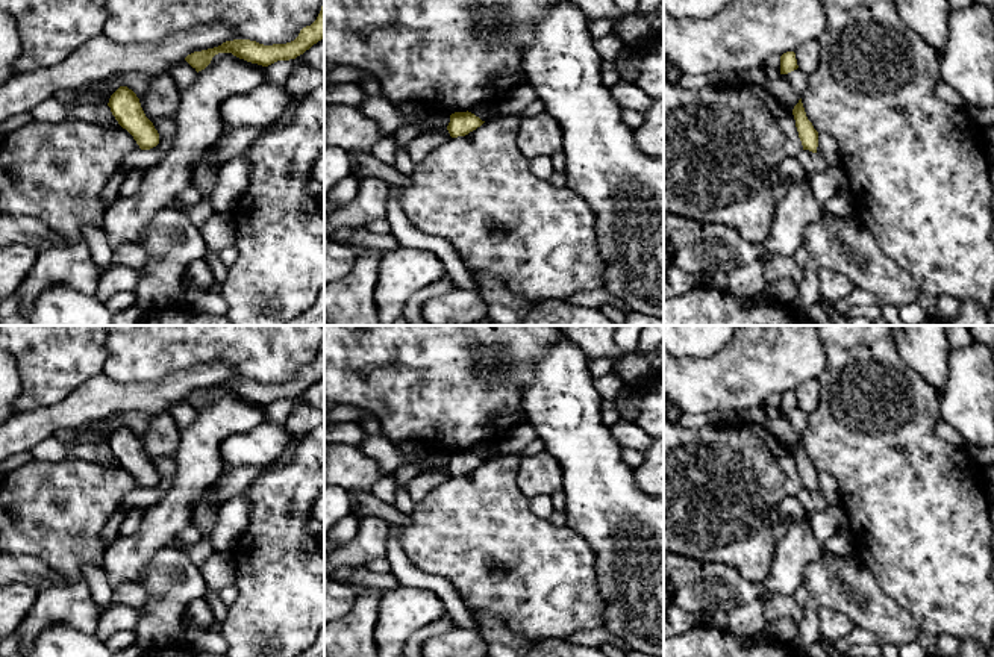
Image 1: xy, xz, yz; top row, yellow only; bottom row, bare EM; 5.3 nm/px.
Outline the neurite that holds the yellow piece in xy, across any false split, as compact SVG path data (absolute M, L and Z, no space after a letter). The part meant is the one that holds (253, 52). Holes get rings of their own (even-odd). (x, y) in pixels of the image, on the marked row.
M324 2L317 20L311 26L303 27L299 36L291 42L264 45L250 39L233 39L214 48L194 51L188 54L185 61L197 73L205 70L218 53L232 53L247 62L268 67L277 61L295 59L321 39L324 39Z

